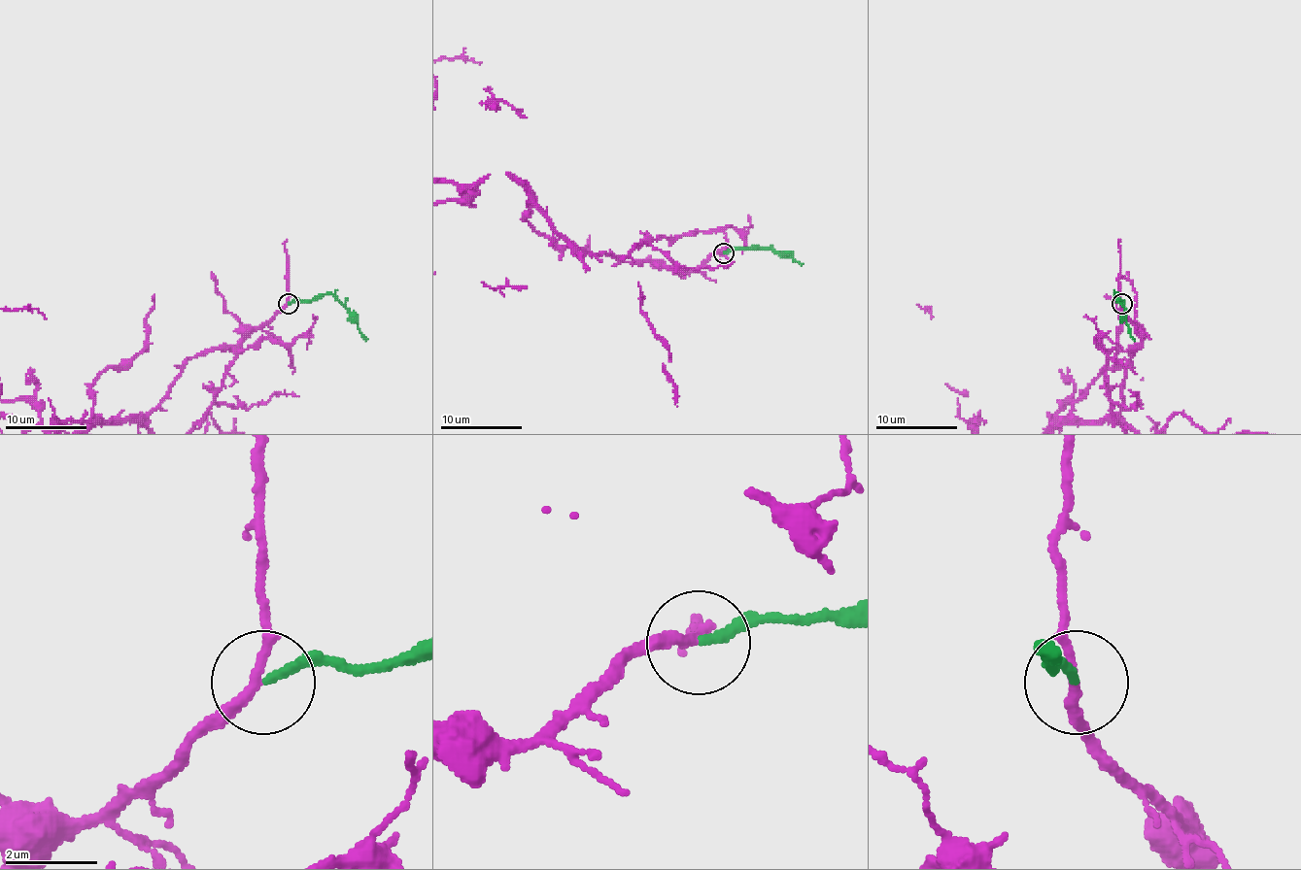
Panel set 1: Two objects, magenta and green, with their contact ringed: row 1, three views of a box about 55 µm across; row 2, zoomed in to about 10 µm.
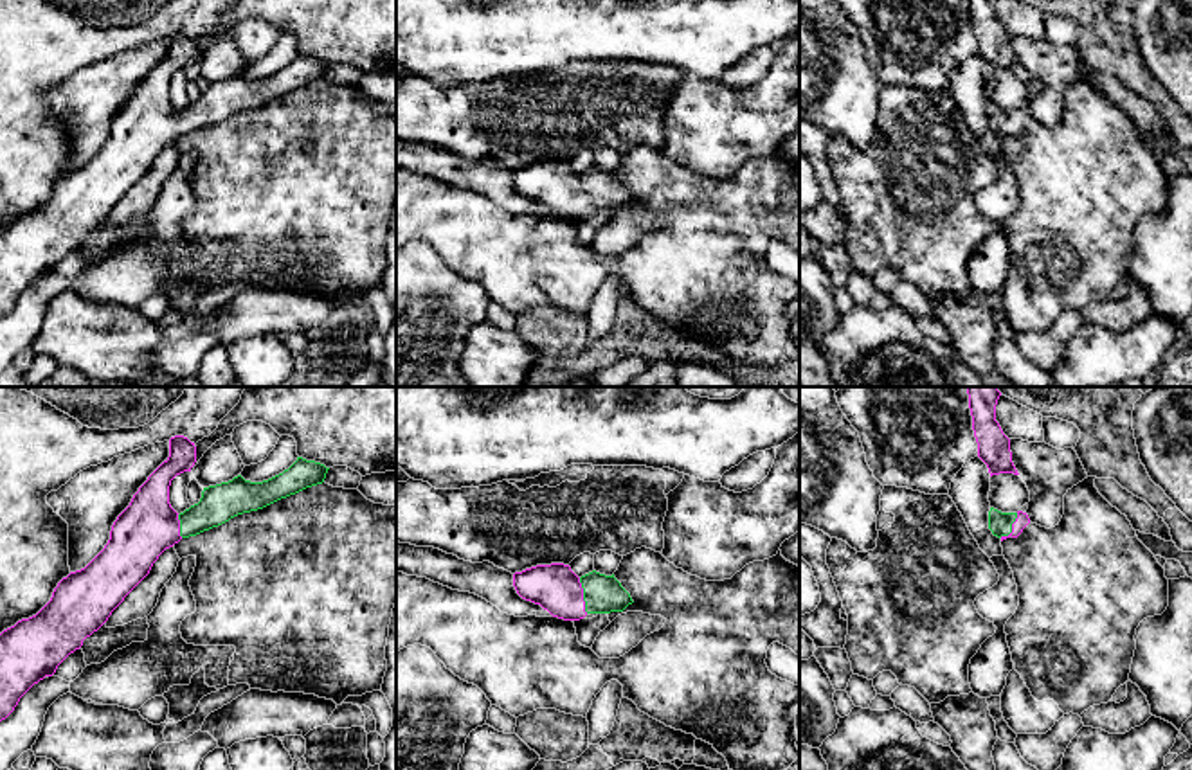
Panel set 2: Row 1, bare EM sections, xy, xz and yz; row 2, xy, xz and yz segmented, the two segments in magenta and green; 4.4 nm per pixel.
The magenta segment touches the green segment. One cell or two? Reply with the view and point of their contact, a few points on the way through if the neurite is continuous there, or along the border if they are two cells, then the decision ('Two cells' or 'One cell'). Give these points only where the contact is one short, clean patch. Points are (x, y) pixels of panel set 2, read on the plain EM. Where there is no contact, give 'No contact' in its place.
Touches magenta at xz (582, 193). Path across: xz (557, 186), (566, 193), (582, 193), (602, 191). One cell

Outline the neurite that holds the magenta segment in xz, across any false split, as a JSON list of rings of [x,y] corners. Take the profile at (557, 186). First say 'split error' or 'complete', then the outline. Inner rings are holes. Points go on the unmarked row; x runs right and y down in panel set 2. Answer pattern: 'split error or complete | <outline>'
split error | [[[537,162],[513,171],[517,191],[540,201],[553,214],[580,218],[587,210],[623,209],[630,191],[612,173],[596,167],[578,175],[569,162]]]

